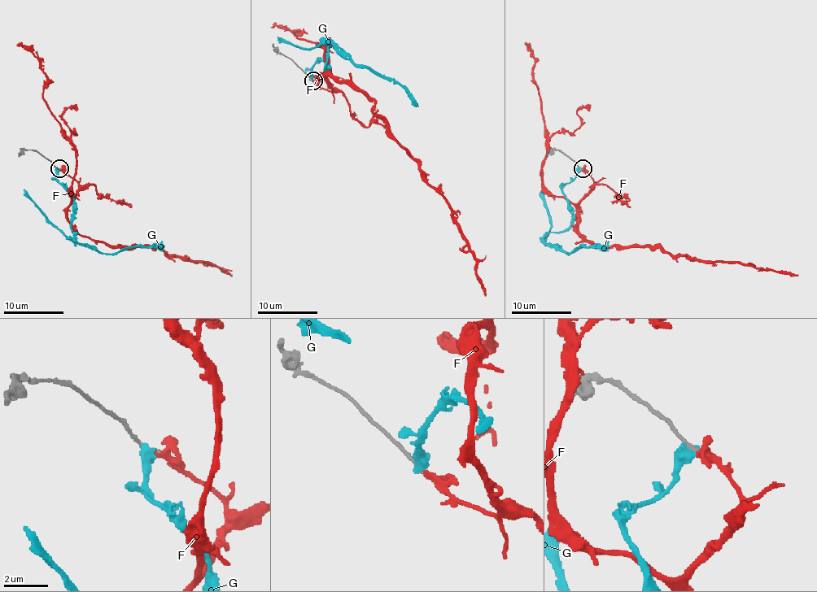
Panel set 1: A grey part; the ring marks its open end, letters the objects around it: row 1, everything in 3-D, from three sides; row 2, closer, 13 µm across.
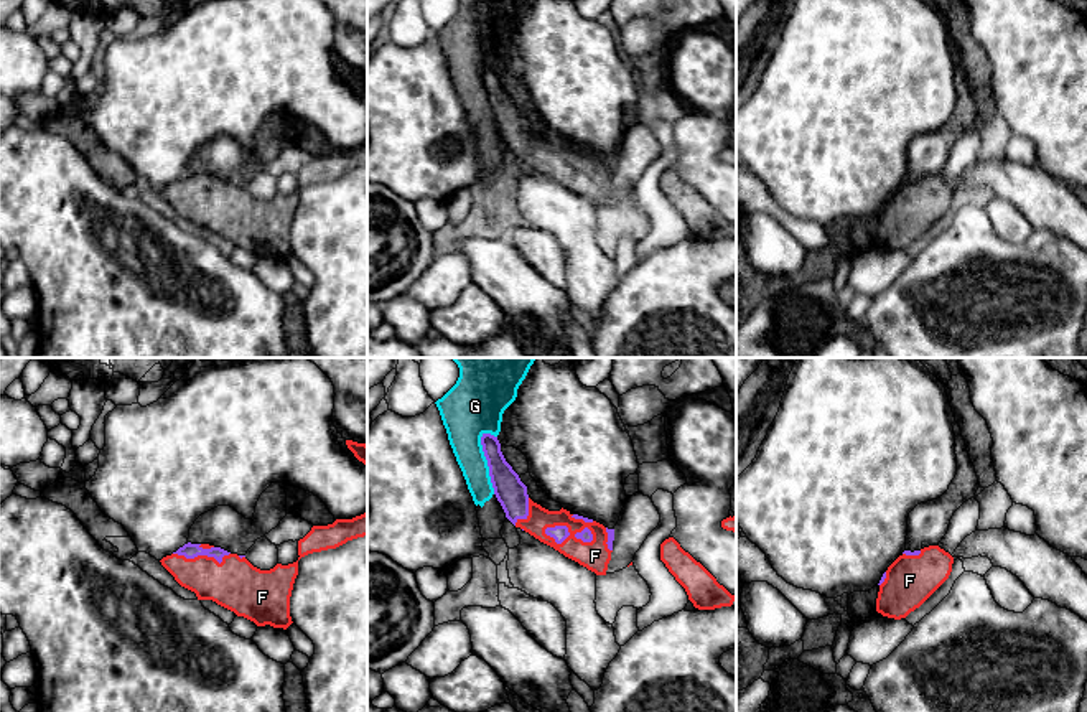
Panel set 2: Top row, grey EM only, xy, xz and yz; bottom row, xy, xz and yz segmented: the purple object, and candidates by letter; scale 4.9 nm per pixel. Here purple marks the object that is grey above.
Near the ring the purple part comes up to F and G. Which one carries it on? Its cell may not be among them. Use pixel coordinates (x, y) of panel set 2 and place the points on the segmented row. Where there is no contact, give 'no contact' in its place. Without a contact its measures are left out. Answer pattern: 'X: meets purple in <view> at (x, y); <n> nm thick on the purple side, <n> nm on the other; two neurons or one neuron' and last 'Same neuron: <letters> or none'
F: meets purple in xy at (203, 554); 80 nm thick on the purple side, 260 nm on the other; one neuron
G: meets purple in xz at (488, 463); 150 nm thick on the purple side, 220 nm on the other; two neurons
Same neuron: F

